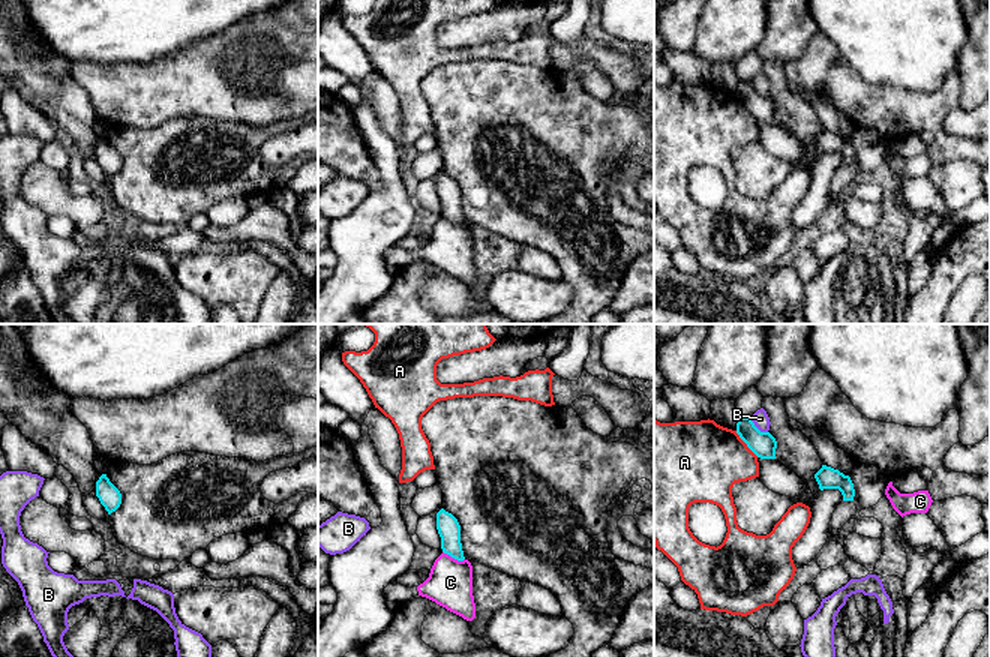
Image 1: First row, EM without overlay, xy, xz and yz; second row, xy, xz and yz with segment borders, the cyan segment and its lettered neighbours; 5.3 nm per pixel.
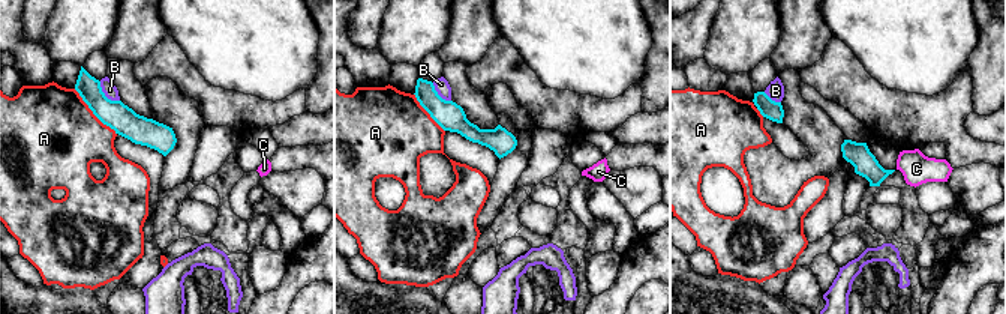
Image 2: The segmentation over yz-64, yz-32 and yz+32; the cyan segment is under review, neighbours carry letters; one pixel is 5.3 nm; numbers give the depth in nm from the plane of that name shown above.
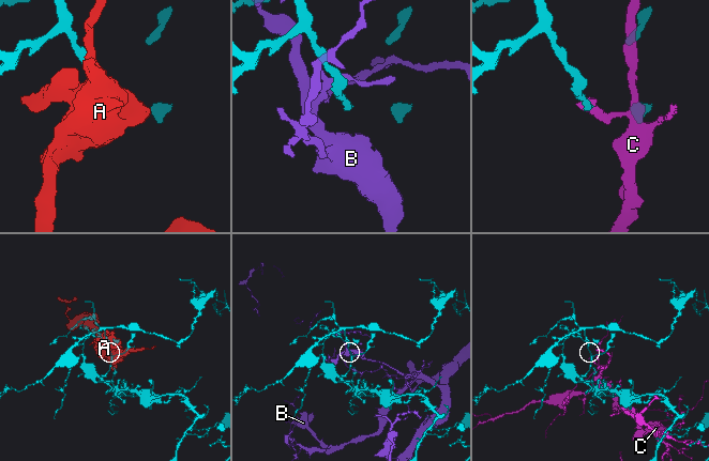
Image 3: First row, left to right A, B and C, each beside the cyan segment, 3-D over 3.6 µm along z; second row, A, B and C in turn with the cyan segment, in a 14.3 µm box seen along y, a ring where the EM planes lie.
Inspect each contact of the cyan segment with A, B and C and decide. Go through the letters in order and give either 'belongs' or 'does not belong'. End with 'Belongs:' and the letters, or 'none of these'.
A: does not belong
B: does not belong
C: does not belong
Belongs: none of these

